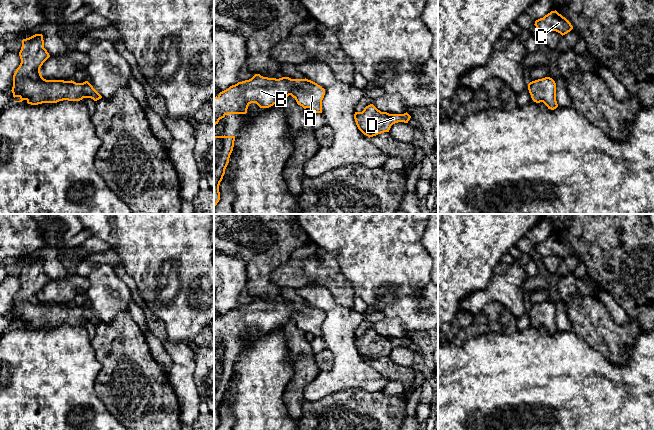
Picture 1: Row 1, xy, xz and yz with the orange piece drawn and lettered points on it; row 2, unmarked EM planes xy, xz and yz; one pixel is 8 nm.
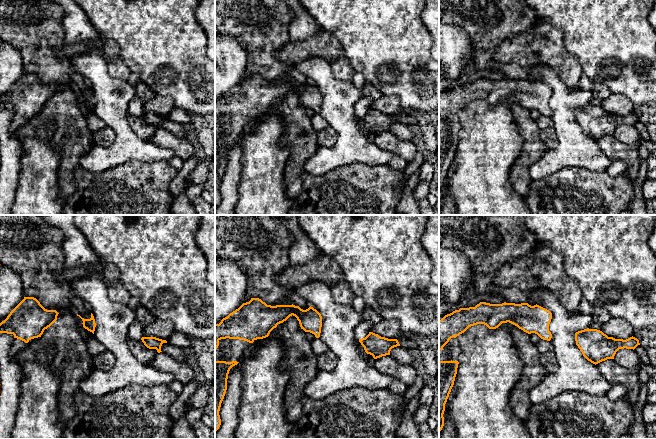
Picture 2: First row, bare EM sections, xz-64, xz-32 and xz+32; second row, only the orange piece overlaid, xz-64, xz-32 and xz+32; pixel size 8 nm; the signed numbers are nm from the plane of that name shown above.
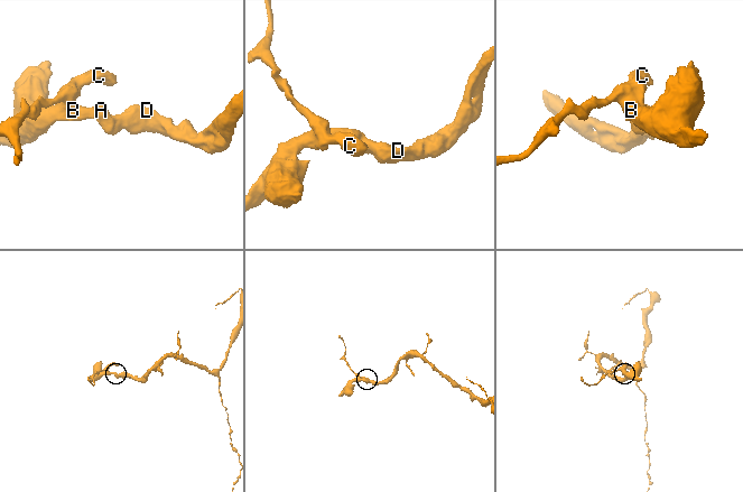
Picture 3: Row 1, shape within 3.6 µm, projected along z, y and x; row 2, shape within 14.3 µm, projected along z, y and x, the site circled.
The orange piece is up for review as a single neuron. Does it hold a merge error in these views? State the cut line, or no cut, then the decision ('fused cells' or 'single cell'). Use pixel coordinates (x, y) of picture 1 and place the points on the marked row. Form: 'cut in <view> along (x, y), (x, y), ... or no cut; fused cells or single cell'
no cut; single cell

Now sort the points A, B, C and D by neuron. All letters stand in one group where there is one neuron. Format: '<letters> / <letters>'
A B C D

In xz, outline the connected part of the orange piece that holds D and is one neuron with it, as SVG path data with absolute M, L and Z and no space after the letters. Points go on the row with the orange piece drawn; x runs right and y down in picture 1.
M373 104L366 106L362 112L355 112L354 114L358 129L369 138L389 132L391 126L395 123L408 123L410 118L411 116L407 112L404 114L381 112Z

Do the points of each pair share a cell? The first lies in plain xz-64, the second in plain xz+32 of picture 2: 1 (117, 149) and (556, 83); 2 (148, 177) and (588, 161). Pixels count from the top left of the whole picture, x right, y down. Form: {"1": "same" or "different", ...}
{"1": "same", "2": "different"}

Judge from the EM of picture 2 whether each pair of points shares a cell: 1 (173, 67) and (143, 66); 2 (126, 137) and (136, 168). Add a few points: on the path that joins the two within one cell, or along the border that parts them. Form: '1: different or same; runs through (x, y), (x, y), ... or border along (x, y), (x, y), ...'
1: same; runs through (166, 66), (150, 66)
2: different; border along (156, 160), (127, 160), (111, 168)

